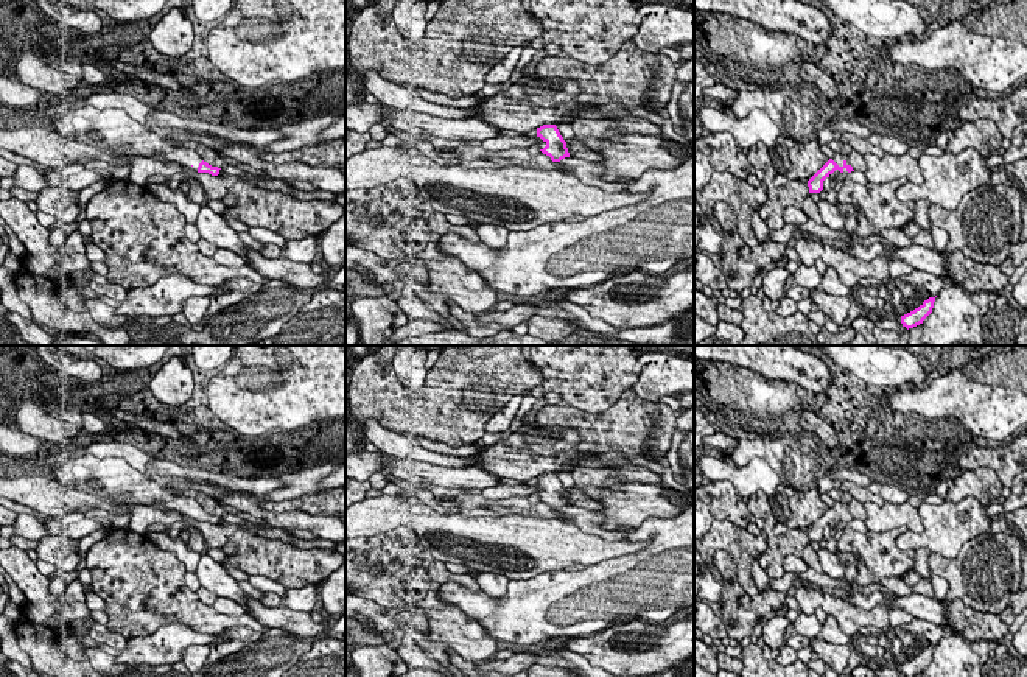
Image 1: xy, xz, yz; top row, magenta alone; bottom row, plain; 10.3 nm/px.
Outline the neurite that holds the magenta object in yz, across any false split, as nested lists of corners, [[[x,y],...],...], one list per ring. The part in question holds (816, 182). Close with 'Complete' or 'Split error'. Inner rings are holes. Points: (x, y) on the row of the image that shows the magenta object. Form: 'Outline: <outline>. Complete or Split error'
Outline: [[[836,153],[832,159],[829,159],[809,181],[809,193],[820,193],[823,190],[823,181],[829,177],[836,170],[840,173],[854,171],[848,162],[846,154]]]. Split error

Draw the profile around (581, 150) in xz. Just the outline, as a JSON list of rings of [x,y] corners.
[[[590,142],[566,143],[571,157],[584,159],[588,162],[601,162],[602,156],[590,146]]]

